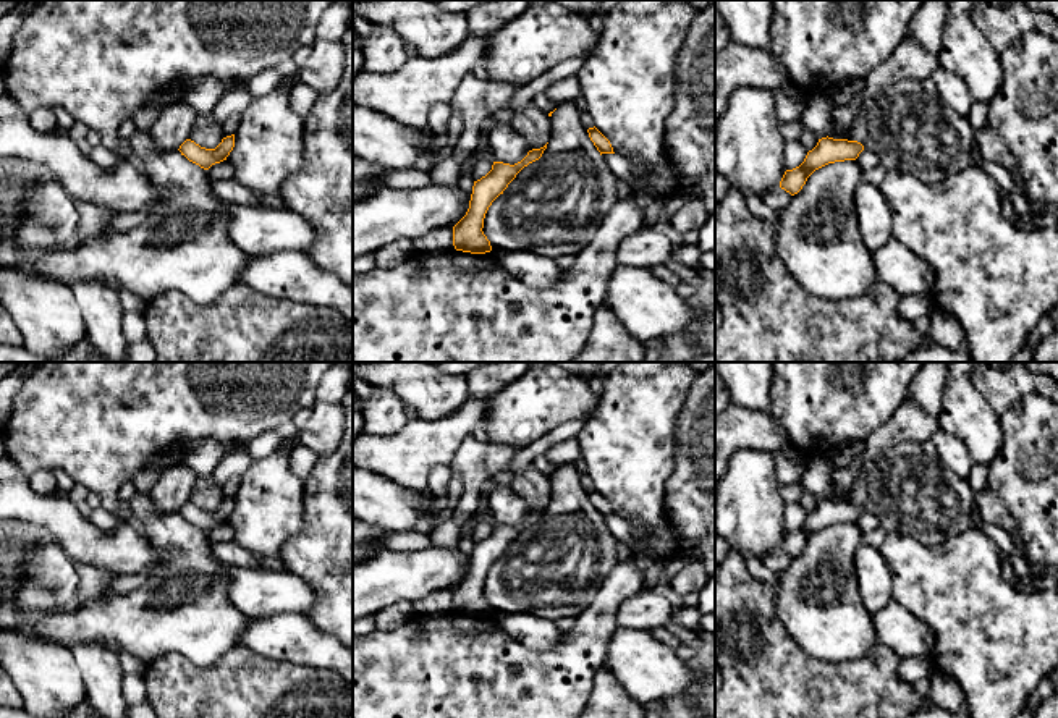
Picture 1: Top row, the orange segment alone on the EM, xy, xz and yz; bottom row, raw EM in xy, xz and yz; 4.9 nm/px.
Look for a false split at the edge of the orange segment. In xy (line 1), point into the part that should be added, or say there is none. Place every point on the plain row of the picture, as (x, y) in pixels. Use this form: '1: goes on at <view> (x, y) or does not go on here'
1: does not go on here

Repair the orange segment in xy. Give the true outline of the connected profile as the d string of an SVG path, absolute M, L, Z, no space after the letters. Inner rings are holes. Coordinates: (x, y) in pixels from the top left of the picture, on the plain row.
M235 496L226 498L222 501L222 505L215 511L205 511L196 506L191 501L186 501L180 508L181 517L184 517L189 524L199 527L204 532L209 532L212 527L220 526L226 522L230 514L235 509Z

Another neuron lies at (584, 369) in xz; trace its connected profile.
M557 362L557 364L584 378L590 378L599 370L600 365L600 362Z

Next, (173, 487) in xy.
M183 462L162 469L149 493L157 511L178 513L189 501L196 479L196 472Z

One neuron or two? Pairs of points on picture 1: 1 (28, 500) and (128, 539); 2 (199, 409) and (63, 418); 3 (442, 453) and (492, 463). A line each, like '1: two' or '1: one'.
1: one
2: one
3: two

